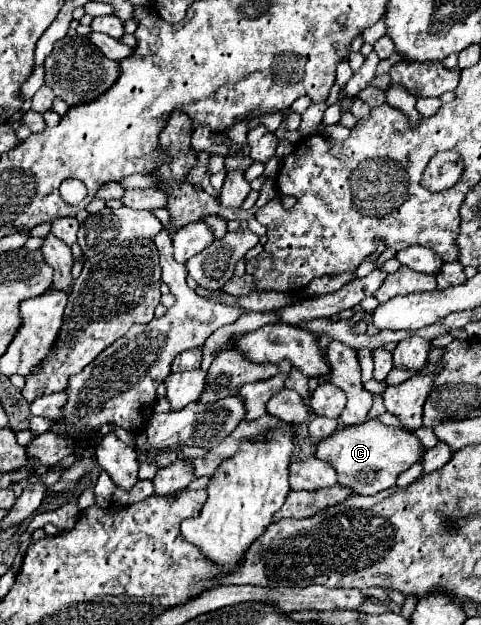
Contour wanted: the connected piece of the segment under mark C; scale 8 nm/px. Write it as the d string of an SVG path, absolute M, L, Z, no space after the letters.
M367 420L361 426L347 426L329 438L323 438L315 446L315 458L329 462L337 470L337 484L349 486L355 494L377 494L385 488L395 486L395 480L405 472L413 462L419 462L425 450L419 446L415 434L385 426L379 420Z

